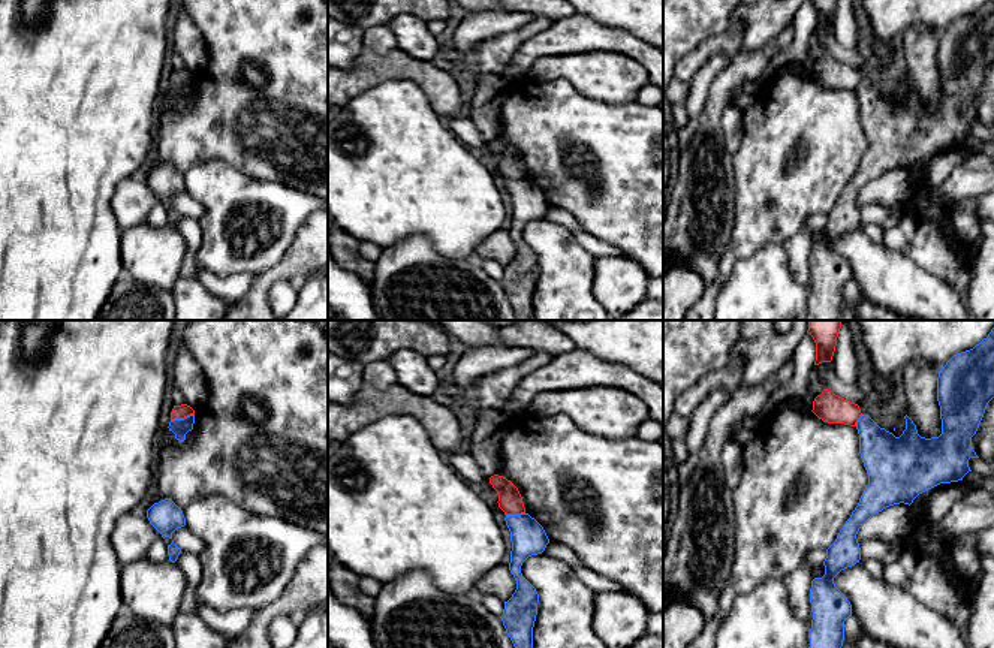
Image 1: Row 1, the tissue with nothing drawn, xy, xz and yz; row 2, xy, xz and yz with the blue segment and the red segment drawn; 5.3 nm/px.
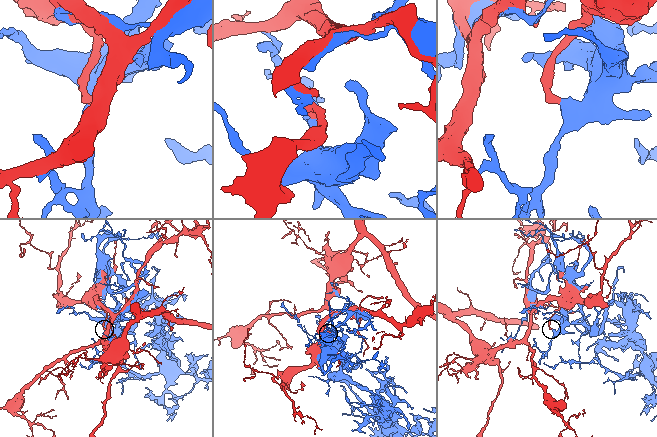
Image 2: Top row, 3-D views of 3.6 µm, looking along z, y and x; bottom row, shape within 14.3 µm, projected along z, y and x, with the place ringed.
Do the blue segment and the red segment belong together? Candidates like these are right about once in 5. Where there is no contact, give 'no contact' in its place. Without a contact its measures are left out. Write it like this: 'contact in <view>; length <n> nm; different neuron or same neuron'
contact in xy; length 130 nm; different neuron

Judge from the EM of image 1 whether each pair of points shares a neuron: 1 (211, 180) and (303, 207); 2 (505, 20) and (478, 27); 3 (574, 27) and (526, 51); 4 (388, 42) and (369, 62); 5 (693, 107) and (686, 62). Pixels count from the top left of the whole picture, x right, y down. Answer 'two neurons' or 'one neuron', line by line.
1: one neuron
2: one neuron
3: one neuron
4: two neurons
5: two neurons

